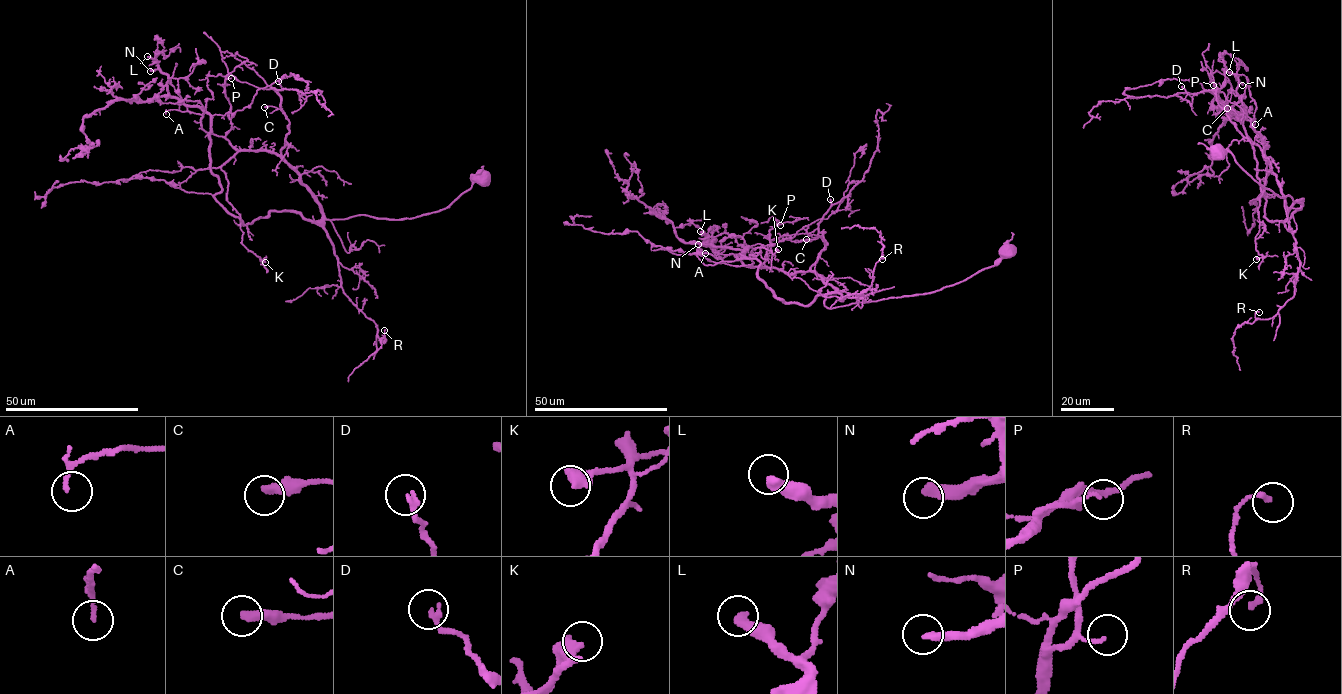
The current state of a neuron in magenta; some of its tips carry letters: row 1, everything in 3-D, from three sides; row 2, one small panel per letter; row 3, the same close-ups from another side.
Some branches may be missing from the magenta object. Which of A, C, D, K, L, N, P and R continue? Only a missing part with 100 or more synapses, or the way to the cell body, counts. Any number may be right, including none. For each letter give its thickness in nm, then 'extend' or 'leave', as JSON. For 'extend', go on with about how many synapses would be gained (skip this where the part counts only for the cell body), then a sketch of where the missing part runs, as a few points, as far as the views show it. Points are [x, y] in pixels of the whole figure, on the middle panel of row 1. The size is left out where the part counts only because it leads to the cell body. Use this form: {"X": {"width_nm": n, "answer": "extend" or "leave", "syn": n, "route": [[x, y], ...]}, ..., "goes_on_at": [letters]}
{"A": {"width_nm": 110, "answer": "leave"}, "C": {"width_nm": 400, "answer": "leave"}, "D": {"width_nm": 200, "answer": "leave"}, "K": {"width_nm": 480, "answer": "leave"}, "L": {"width_nm": 400, "answer": "extend", "syn": 130, "route": [[700, 231], [697, 221], [703, 215], [737, 218], [736, 221]]}, "N": {"width_nm": 380, "answer": "extend", "syn": 150, "route": [[698, 244], [672, 235], [667, 229], [713, 219], [721, 211], [715, 205]]}, "P": {"width_nm": 110, "answer": "leave"}, "R": {"width_nm": 200, "answer": "leave"}, "goes_on_at": ["L", "N"]}

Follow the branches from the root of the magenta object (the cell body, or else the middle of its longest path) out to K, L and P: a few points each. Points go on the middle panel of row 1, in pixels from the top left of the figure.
K: (1008, 250), (939, 290), (828, 308), (825, 296), (838, 291), (813, 272), (748, 265), (758, 247), (778, 249)
L: (1008, 250), (939, 290), (828, 308), (838, 291), (813, 272), (747, 266), (743, 250), (700, 231)
P: (1008, 250), (939, 290), (828, 308), (825, 296), (838, 291), (813, 272), (758, 266), (780, 225)

